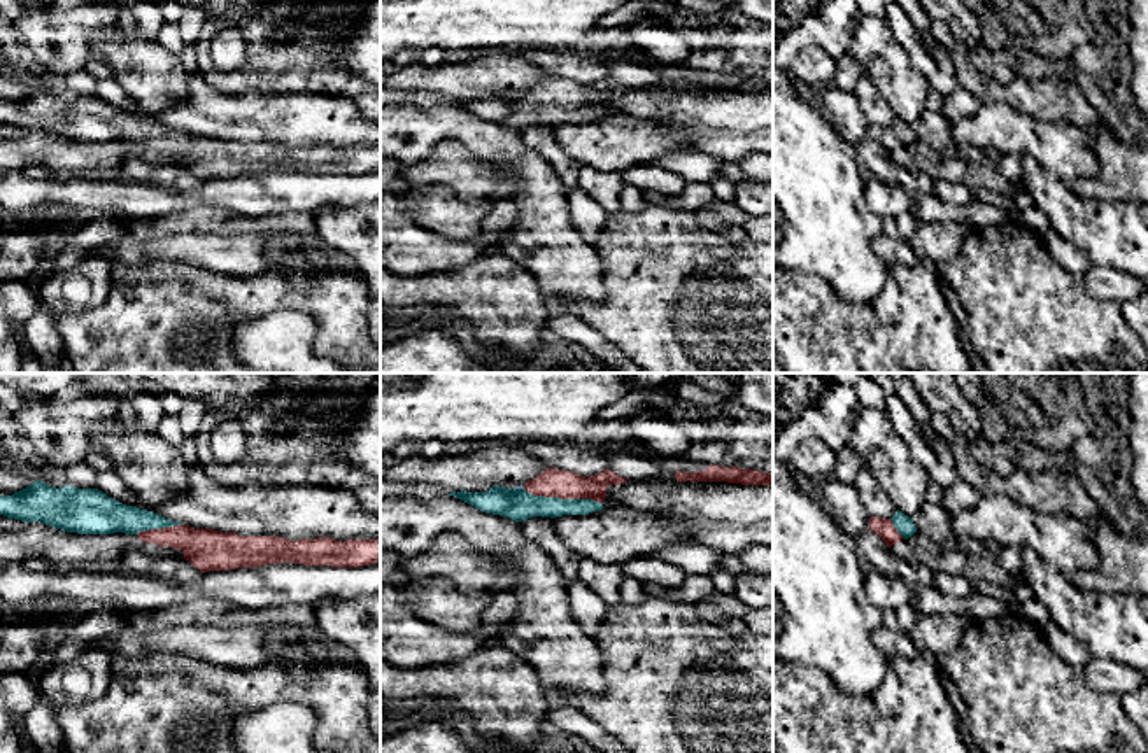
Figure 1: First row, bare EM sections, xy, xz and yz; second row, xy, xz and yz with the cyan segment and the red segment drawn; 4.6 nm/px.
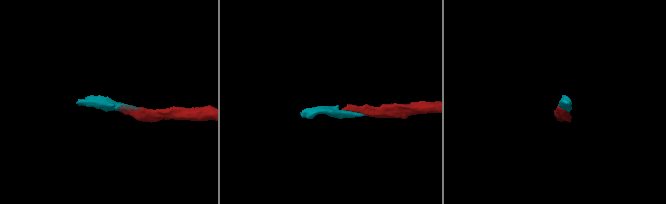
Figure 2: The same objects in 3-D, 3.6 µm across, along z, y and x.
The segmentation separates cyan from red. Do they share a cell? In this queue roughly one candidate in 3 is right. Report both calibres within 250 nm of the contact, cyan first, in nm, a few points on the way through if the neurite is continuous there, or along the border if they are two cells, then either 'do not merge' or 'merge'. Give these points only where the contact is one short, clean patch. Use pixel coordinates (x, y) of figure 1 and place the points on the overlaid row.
150/130 nm | across xz (519, 505), (531, 499), (561, 499), (552, 482) | merge

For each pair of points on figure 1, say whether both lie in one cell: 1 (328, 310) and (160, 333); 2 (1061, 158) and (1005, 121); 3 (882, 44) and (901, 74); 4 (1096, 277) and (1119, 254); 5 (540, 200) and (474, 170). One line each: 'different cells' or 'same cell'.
1: same cell
2: same cell
3: same cell
4: different cells
5: different cells

